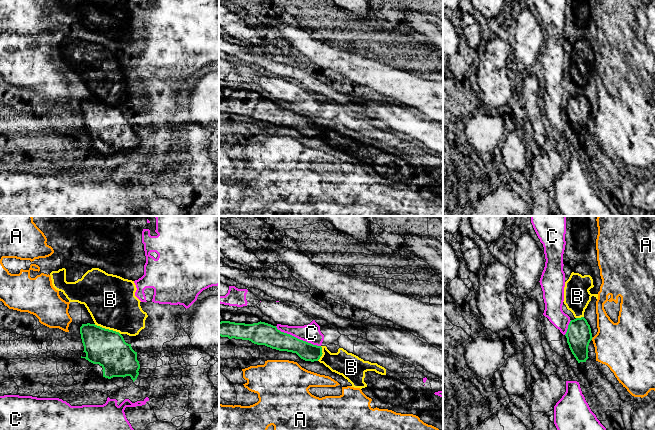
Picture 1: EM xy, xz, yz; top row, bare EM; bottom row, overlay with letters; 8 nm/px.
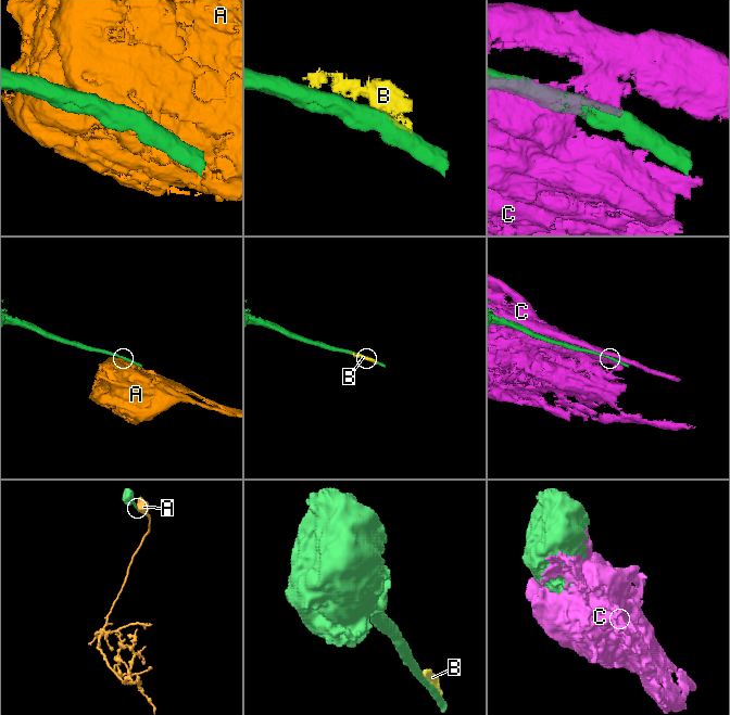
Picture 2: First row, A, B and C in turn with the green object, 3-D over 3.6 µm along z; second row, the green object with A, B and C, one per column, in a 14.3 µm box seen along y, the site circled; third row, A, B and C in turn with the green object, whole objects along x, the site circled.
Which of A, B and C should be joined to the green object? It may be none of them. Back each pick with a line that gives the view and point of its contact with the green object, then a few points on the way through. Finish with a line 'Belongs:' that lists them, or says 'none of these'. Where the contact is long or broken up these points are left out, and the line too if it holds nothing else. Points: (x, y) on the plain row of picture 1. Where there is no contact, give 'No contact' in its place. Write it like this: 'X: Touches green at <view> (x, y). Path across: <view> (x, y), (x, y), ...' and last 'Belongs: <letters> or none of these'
Belongs: none of these

